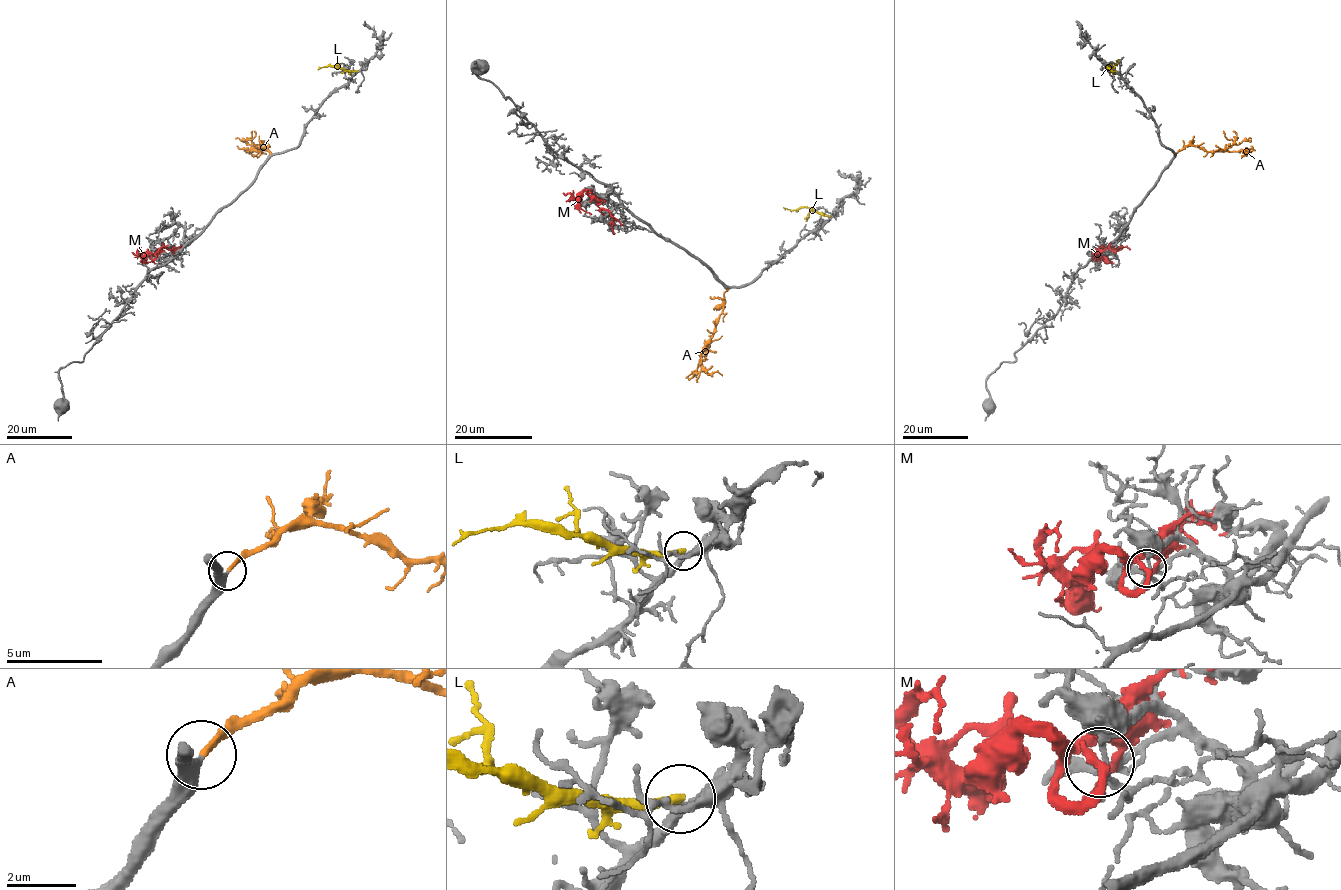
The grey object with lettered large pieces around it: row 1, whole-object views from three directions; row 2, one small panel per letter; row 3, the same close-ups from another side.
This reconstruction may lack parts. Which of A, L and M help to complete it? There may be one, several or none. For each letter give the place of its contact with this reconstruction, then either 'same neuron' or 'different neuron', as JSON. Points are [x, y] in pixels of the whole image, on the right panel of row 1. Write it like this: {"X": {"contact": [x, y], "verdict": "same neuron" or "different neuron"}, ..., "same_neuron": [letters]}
{"A": {"contact": [1176, 153], "verdict": "same neuron"}, "L": {"contact": [1115, 70], "verdict": "different neuron"}, "M": {"contact": [1094, 255], "verdict": "different neuron"}, "same_neuron": ["A"]}

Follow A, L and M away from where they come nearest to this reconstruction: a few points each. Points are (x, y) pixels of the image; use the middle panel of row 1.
A: (728, 288), (713, 336), (701, 352), (701, 367), (706, 371), (718, 371), (722, 375)
L: (830, 217), (808, 207), (790, 210), (783, 207)
M: (591, 192), (596, 203), (612, 217), (614, 234)

